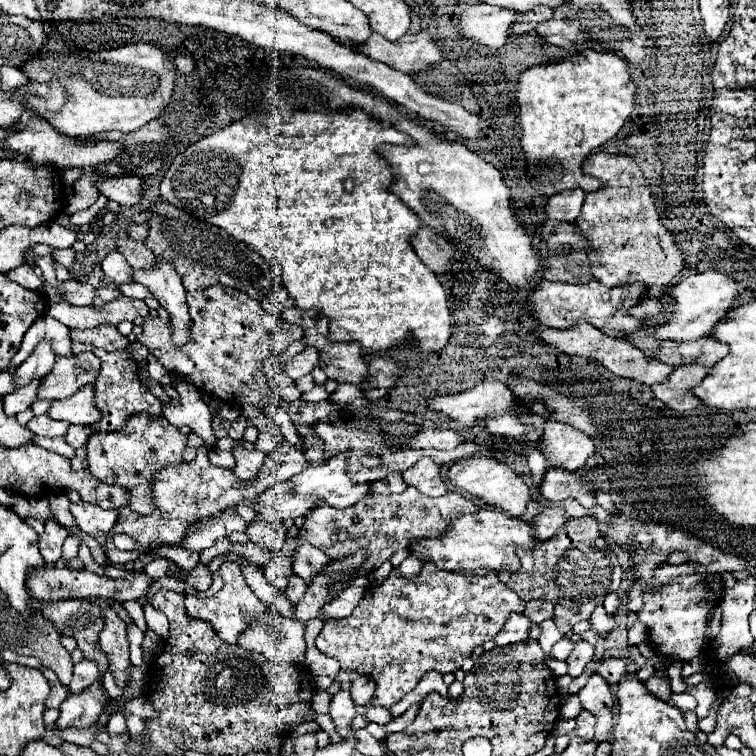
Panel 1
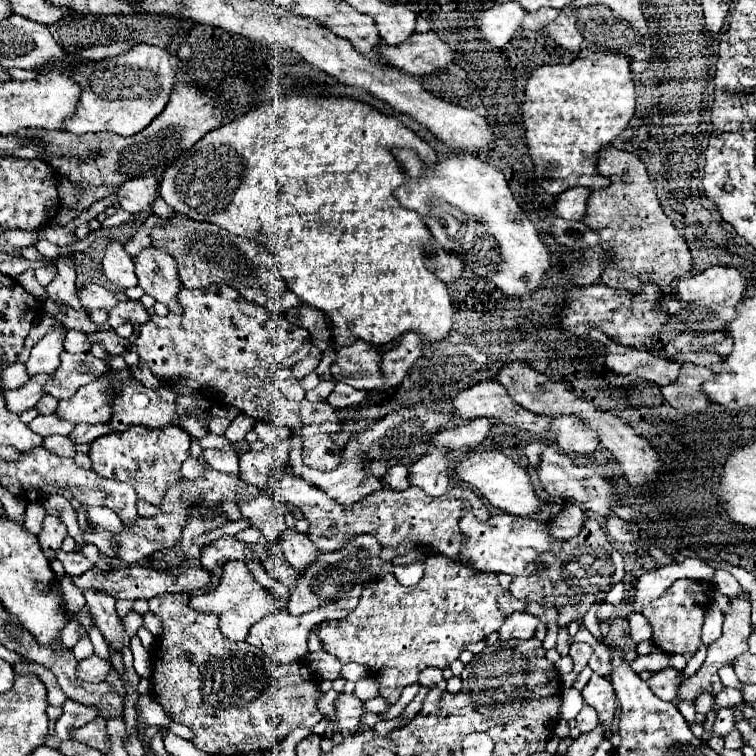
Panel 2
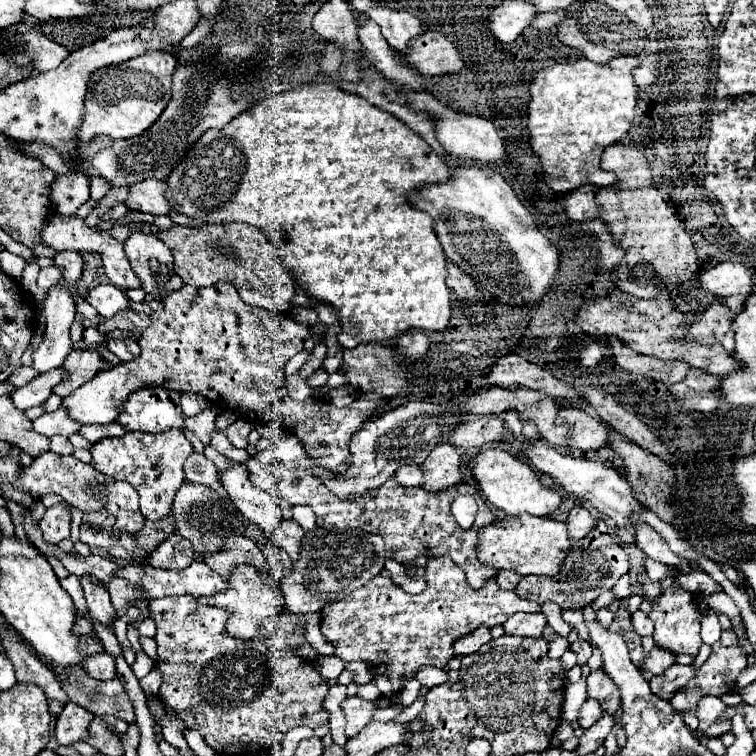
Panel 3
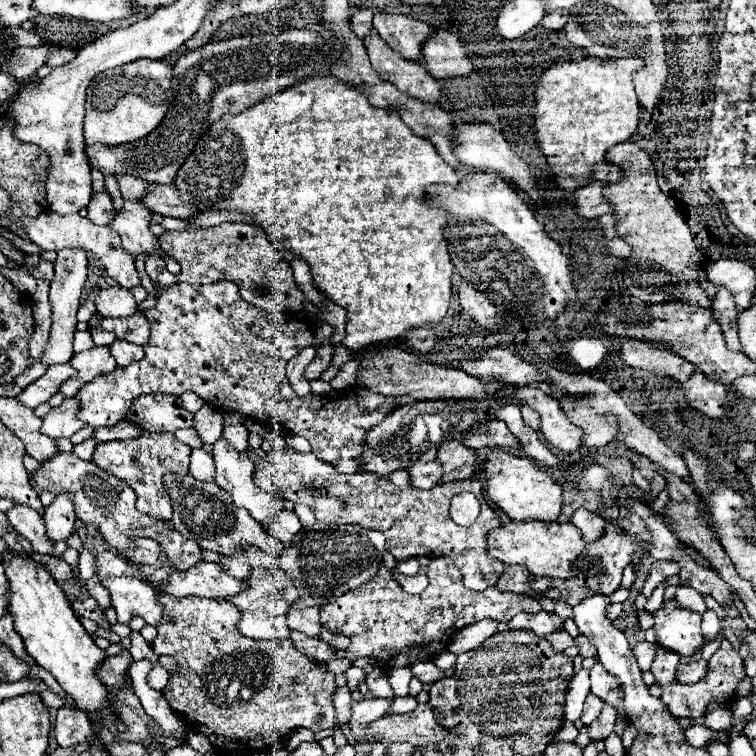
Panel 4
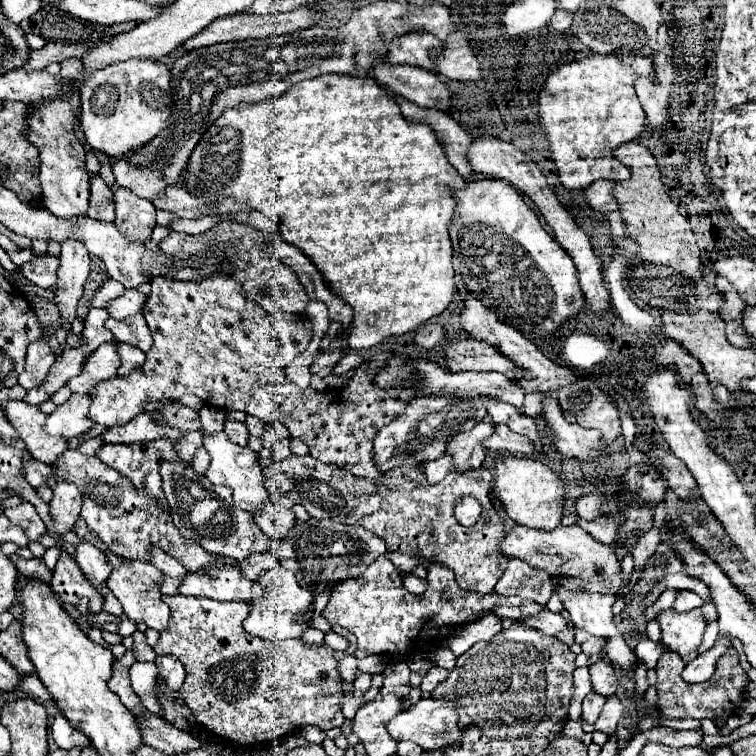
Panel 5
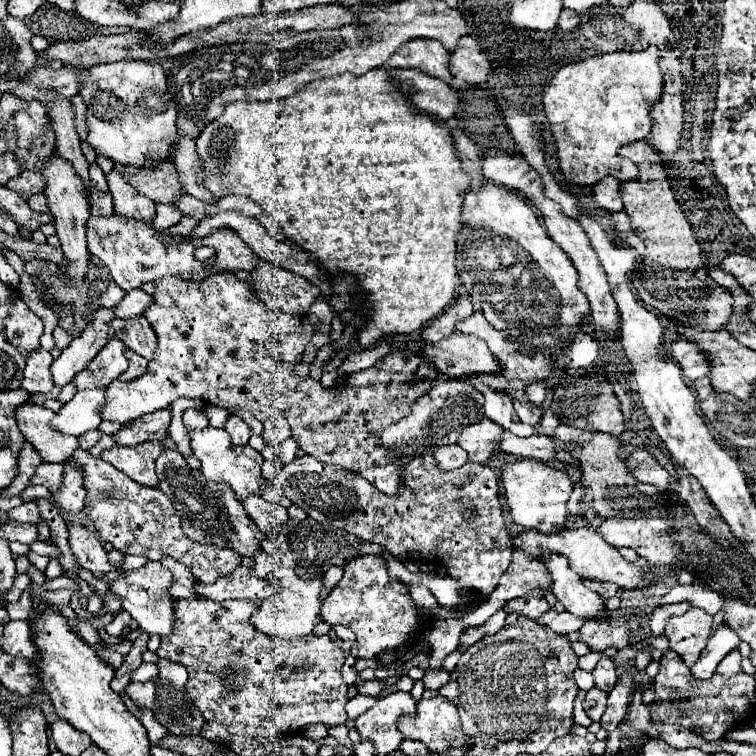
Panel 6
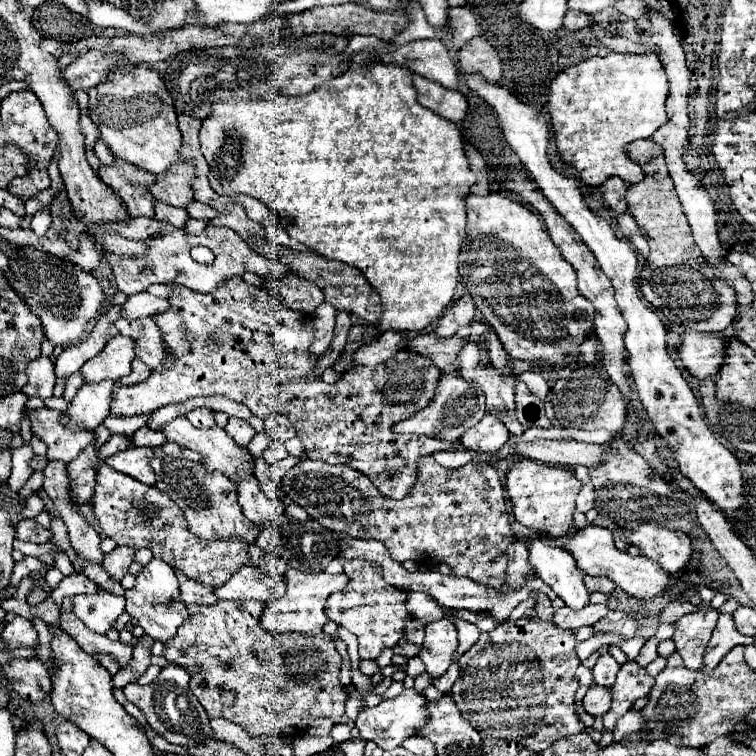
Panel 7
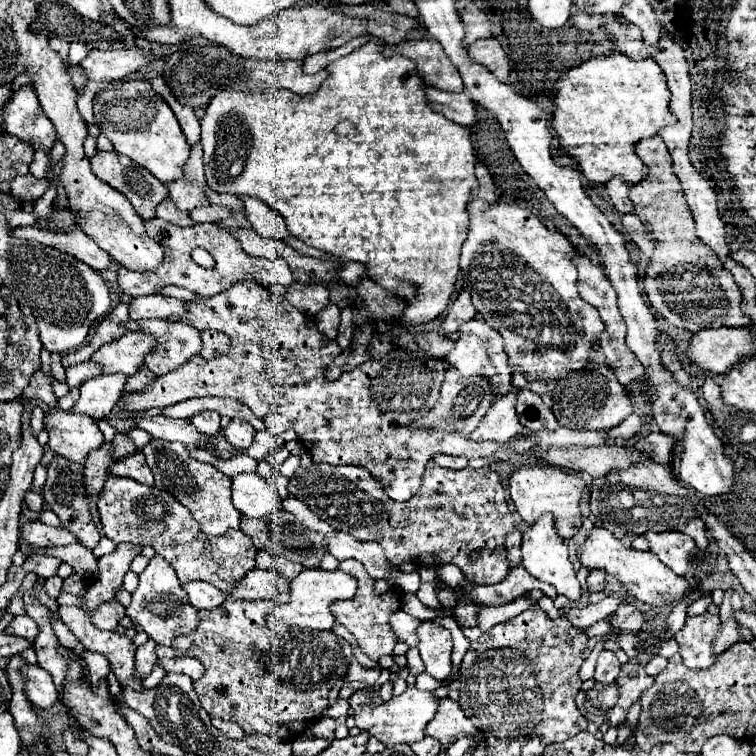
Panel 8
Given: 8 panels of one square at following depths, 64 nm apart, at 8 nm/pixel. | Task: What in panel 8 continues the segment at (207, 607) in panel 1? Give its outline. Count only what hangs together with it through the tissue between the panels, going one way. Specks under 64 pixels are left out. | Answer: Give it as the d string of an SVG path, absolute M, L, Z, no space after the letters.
M312 568L300 572L294 580L290 580L290 600L280 604L268 616L268 624L290 624L296 628L312 628L312 630L332 630L336 624L336 616L332 614L332 606L340 600L352 600L356 594L358 580L342 570L322 570Z

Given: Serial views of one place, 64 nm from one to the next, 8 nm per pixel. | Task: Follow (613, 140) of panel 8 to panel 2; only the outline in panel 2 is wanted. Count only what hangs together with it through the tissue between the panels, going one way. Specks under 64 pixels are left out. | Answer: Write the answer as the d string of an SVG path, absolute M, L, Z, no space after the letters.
M588 54L570 64L540 66L524 86L522 114L536 182L550 194L574 186L606 188L610 178L596 172L598 152L626 130L634 116L636 96L630 58L622 54Z

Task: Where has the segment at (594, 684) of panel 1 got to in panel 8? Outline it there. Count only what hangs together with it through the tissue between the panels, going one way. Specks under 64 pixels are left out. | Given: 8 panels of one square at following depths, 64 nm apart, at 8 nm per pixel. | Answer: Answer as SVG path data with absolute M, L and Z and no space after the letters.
M602 650L596 662L596 682L614 682L620 672L620 662L612 650Z

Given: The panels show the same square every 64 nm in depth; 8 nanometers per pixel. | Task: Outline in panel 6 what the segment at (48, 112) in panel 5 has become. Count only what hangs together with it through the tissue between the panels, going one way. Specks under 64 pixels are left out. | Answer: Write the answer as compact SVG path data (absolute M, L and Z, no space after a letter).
M52 156L46 162L44 168L44 176L46 176L46 198L50 202L52 214L54 214L54 224L56 224L56 234L60 238L62 250L68 258L68 276L72 280L78 280L82 276L86 276L88 272L88 246L86 246L86 220L90 218L90 208L88 208L88 200L86 194L82 192L82 184L78 184L78 176L74 172L74 168L70 168L70 164L66 164L66 160L62 160L60 156Z

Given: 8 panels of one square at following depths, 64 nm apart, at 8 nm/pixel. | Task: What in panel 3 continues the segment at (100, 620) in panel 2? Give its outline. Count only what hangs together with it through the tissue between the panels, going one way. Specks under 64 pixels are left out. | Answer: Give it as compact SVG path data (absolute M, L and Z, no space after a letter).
M92 574L80 576L80 584L84 588L84 596L86 596L86 602L88 602L90 616L98 618L100 622L104 622L104 624L108 624L112 628L114 606L110 604L110 596L108 596L106 588L102 588L100 584L96 584L92 580Z

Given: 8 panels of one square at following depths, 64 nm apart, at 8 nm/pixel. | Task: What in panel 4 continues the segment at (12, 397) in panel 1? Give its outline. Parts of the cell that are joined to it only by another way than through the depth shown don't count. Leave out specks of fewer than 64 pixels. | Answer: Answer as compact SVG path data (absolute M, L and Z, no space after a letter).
M70 362L66 364L54 364L46 370L46 374L42 378L38 378L34 384L30 384L28 388L22 390L22 394L18 396L18 400L22 404L26 404L28 408L36 408L42 402L48 402L60 388L62 382L66 382L70 376L74 376L74 368Z

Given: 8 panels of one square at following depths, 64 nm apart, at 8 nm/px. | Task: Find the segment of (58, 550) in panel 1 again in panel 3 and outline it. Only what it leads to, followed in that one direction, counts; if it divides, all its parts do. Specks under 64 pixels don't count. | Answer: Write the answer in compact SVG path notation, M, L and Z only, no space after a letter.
M64 504L48 508L44 518L40 520L44 540L50 544L58 544L60 540L68 538L70 536L70 522L72 522L72 514Z

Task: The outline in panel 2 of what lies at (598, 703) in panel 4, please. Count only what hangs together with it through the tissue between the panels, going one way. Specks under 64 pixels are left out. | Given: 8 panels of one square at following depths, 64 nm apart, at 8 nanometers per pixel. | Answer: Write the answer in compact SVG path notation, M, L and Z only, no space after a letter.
M586 704L586 706L580 710L580 714L576 716L576 728L578 728L580 732L590 732L596 724L598 724L598 712Z

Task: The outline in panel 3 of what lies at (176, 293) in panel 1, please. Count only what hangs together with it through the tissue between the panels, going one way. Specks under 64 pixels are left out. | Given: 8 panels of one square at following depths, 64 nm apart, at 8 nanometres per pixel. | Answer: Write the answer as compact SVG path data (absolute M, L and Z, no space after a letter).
M136 230L124 240L124 252L126 252L134 272L142 280L142 288L148 294L158 292L160 298L162 298L164 292L158 290L158 284L156 284L156 278L154 278L154 272L152 272L152 264L172 266L170 250L154 234L144 234L144 232Z

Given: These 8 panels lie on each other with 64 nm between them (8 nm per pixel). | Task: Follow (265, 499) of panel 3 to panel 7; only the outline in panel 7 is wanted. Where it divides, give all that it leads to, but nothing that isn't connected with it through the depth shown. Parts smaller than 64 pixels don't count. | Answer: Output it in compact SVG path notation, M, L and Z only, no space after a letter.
M180 416L180 418L172 420L170 424L158 426L158 428L154 428L154 430L156 430L156 432L162 432L168 440L178 442L178 444L184 446L184 448L196 450L196 452L202 456L202 462L206 462L206 468L218 470L218 472L226 474L232 482L238 482L242 476L254 472L254 458L248 454L248 450L236 446L234 440L230 440L230 436L228 436L222 428L218 428L218 426L208 428L208 430L198 430L198 428L194 428L184 416Z

